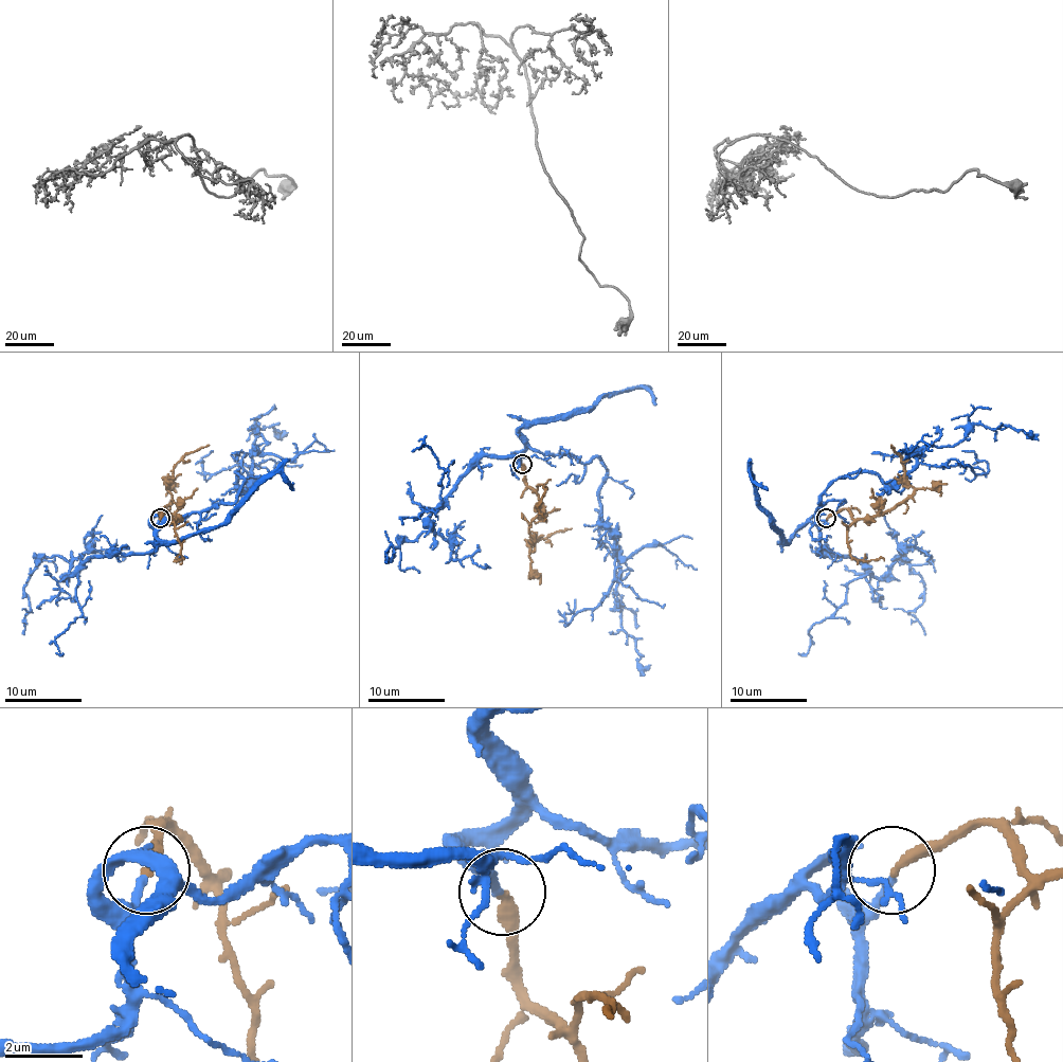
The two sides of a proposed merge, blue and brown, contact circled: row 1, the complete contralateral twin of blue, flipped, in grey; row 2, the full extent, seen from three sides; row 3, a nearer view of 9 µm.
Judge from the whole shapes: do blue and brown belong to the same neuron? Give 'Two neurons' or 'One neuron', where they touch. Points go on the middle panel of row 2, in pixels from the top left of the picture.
One neuron. Place: (522, 464)

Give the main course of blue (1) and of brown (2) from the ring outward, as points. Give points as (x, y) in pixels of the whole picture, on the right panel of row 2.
1: (827, 519), (809, 520), (830, 484), (871, 470), (894, 487), (926, 445), (952, 447), (975, 424), (1039, 439)
2: (827, 519), (846, 508), (853, 519), (872, 519), (894, 508), (912, 493), (914, 489), (890, 445)

